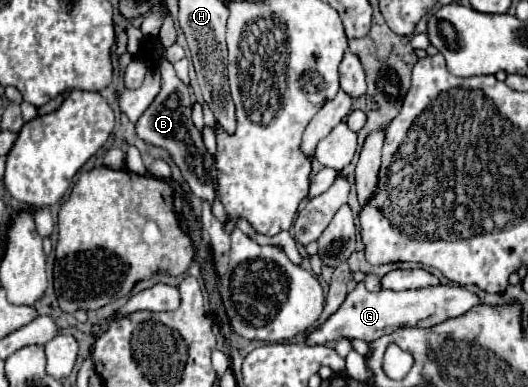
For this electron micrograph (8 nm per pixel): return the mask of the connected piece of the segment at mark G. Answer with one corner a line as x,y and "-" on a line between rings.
360,282
346,296
342,306
332,316
328,316
324,324
320,324
308,334
306,344
308,346
328,344
340,338
360,338
372,342
388,332
394,332
396,328
432,328
450,318
462,316
476,304
478,304
478,296
460,286
432,286
432,288
404,290
404,292
392,292
392,290
368,292

